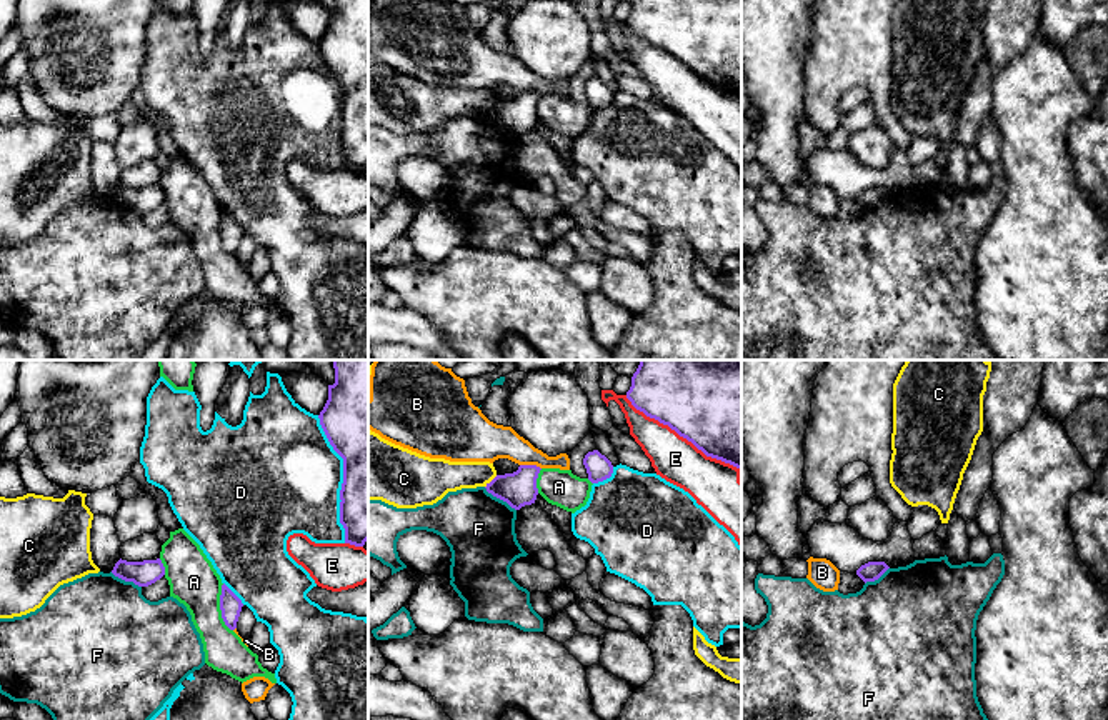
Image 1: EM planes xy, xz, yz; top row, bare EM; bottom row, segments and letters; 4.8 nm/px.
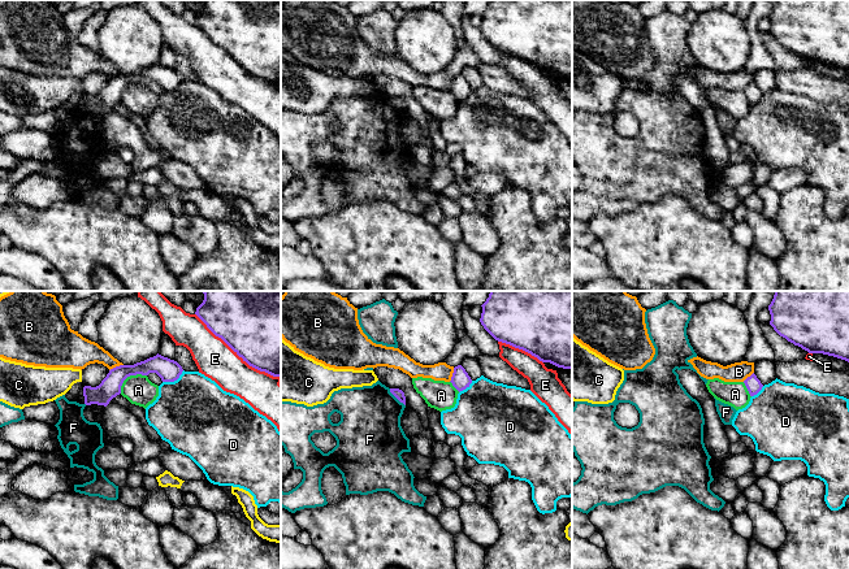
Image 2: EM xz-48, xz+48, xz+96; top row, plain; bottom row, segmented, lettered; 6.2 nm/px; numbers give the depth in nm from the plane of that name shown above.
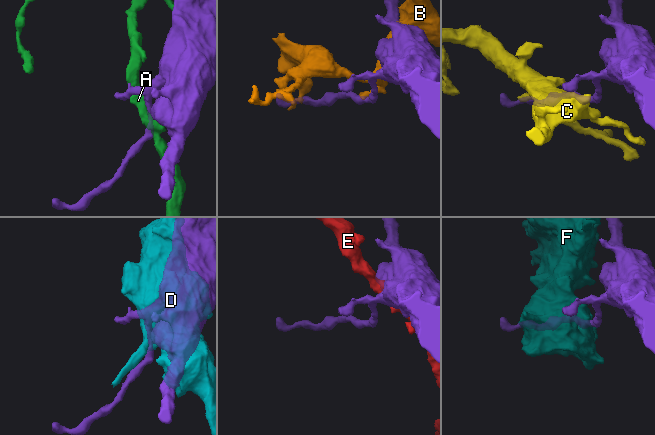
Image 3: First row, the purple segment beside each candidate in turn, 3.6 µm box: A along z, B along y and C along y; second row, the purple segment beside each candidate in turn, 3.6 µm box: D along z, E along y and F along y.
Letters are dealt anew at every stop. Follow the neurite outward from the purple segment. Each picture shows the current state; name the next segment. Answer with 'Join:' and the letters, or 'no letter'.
Join: no letter

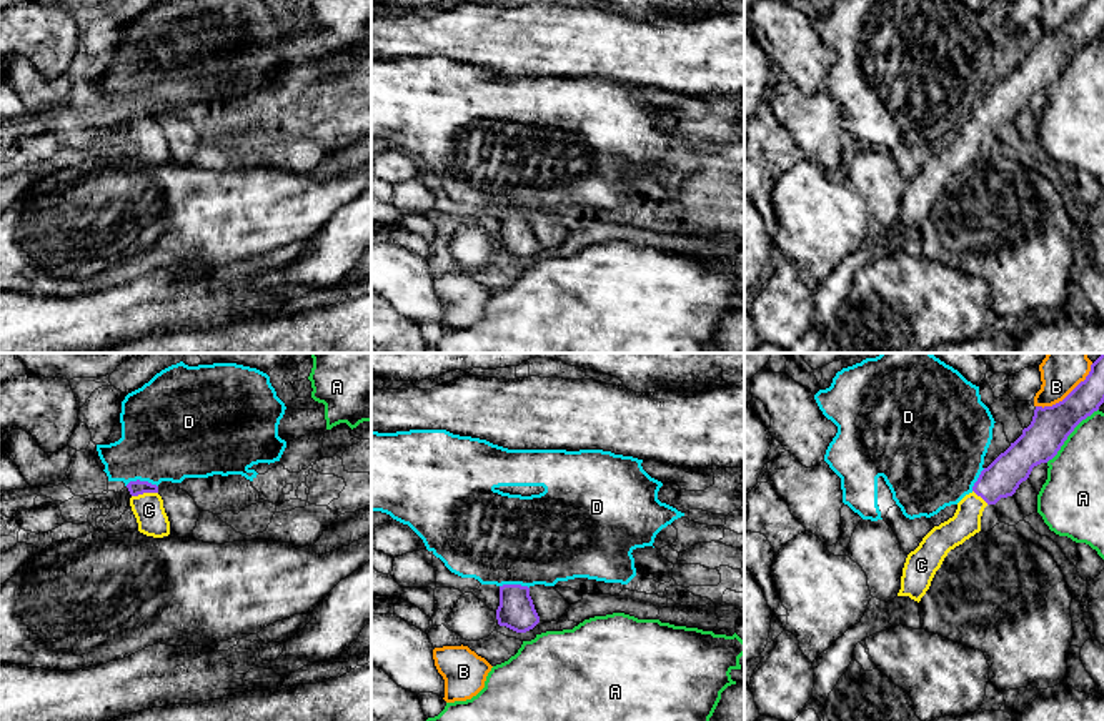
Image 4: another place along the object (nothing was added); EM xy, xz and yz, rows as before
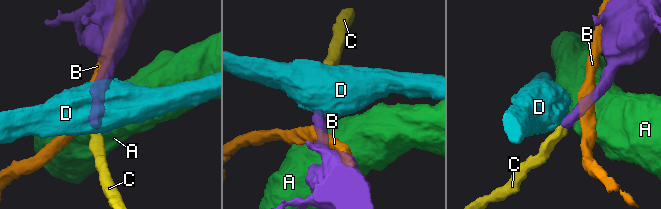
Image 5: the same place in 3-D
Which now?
Join: C

